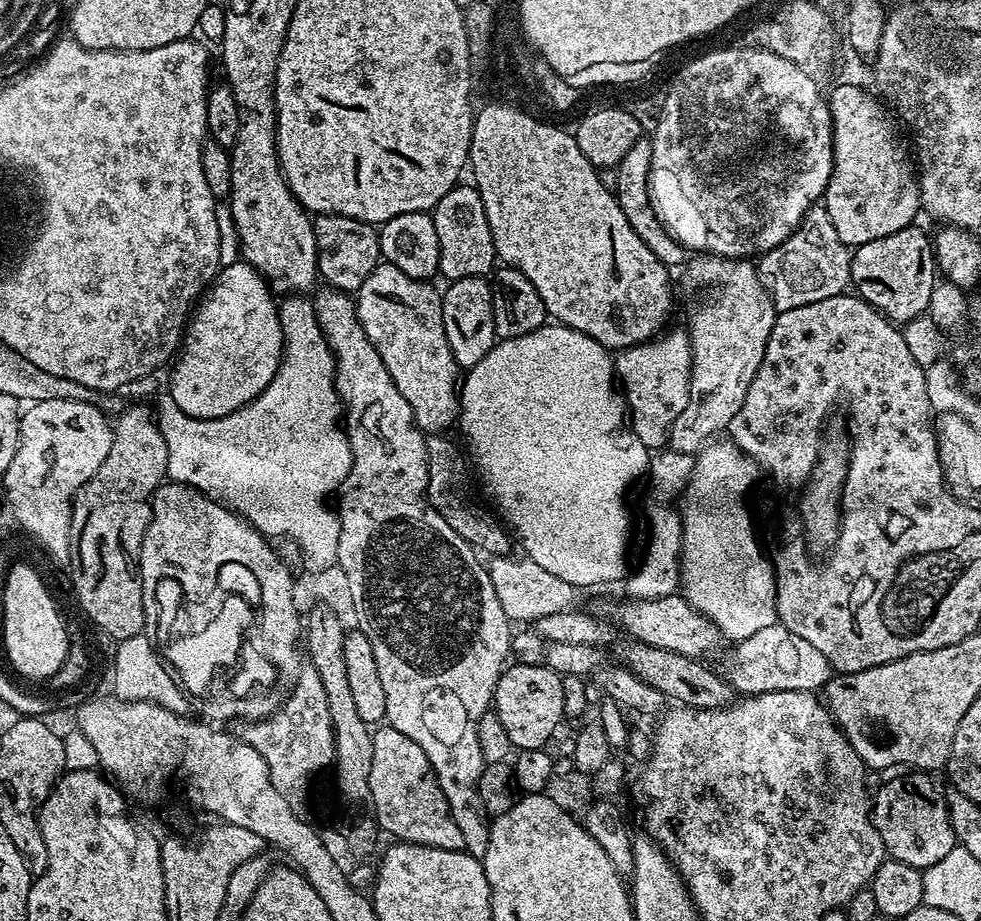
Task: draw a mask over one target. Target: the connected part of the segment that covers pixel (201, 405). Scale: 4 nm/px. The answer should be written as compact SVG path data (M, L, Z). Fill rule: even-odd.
M243 262L221 267L215 280L199 297L194 315L183 333L179 355L171 365L172 381L169 382L167 391L174 398L178 410L203 420L222 418L226 414L234 414L234 410L246 406L258 398L266 386L270 386L280 359L284 356L284 327L280 325L277 301L272 299L272 289L256 269Z

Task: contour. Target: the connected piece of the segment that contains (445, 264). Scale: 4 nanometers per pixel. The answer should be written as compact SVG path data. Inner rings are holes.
M457 183L449 190L430 213L434 234L438 234L439 275L445 276L448 282L458 278L491 277L498 264L490 222L486 218L486 206L482 206L479 190L471 183L464 183Z

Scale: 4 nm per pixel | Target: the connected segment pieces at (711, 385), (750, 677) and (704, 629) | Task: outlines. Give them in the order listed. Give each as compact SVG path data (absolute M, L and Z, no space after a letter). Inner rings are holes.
M696 254L687 261L687 268L689 278L704 291L704 301L693 310L686 329L688 343L692 345L692 373L688 375L686 410L678 414L669 428L666 444L669 449L672 447L673 453L696 454L713 438L719 437L716 435L723 433L734 414L742 410L742 402L746 402L746 390L750 382L754 382L758 366L762 366L766 342L770 338L777 311L770 294L756 277L756 264L751 259L731 260L728 256Z
M778 622L755 631L748 639L737 641L733 648L724 676L732 689L744 696L782 690L816 692L823 689L834 675L832 664L819 649Z
M680 594L663 596L658 600L624 598L621 604L610 605L606 616L621 633L625 632L625 637L694 660L703 661L711 652L718 651L722 643L718 626L714 626L712 620L706 619Z

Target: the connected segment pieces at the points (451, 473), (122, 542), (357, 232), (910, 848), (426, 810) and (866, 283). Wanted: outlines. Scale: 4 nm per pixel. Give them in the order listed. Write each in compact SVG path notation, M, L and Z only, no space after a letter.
M432 434L427 437L428 491L426 495L429 504L432 505L433 510L438 514L442 514L442 518L446 518L446 526L450 526L450 530L454 530L454 534L458 534L458 538L462 538L465 542L472 545L477 553L483 554L488 558L509 555L513 551L513 541L510 539L505 525L491 511L488 513L476 501L476 496L472 493L473 473L470 471L469 461L463 451L460 453L456 449L455 442L447 440L448 438L444 434Z
M136 408L133 412L121 411L112 424L110 454L106 462L98 466L98 474L90 478L76 491L72 501L72 512L76 515L72 532L80 532L80 541L72 540L72 549L78 556L78 568L72 572L72 584L76 587L79 611L88 615L98 627L119 642L134 638L145 631L144 596L146 589L140 577L140 547L142 538L152 521L152 495L165 483L168 474L168 451L151 411Z
M317 215L313 219L317 247L317 271L331 289L354 294L381 261L377 229L358 219Z
M908 770L905 776L896 776L888 780L880 789L875 789L872 800L872 821L884 843L884 851L898 862L906 862L906 866L914 866L921 870L928 869L957 847L954 828L951 826L948 813L947 795L945 789L936 785L936 776L923 770Z
M390 726L377 727L372 732L372 741L374 742L374 759L370 765L368 781L372 795L370 808L375 815L376 823L385 833L389 832L392 838L397 841L406 844L421 844L438 850L463 852L462 833L458 831L458 826L450 814L446 794L442 794L442 790L438 786L436 775L426 754L422 754L422 746L418 746L418 742L406 738L406 734L402 734L402 730L394 730Z
M911 224L886 238L859 244L852 255L851 287L855 295L877 308L897 326L907 326L927 313L930 294L934 294L938 279L931 237L917 226Z

